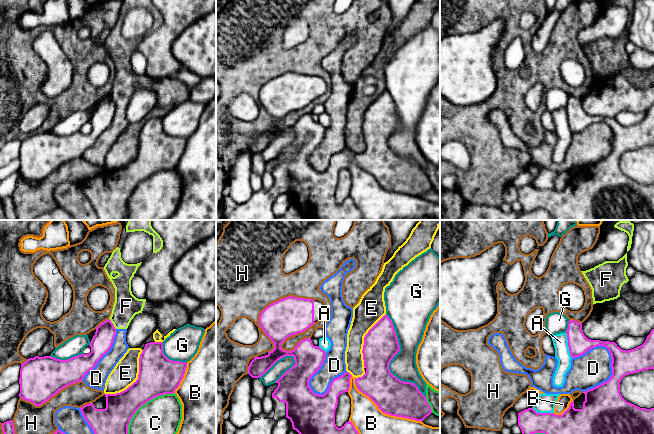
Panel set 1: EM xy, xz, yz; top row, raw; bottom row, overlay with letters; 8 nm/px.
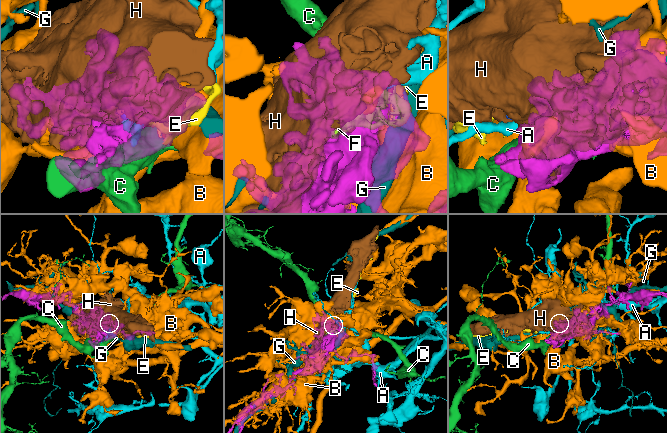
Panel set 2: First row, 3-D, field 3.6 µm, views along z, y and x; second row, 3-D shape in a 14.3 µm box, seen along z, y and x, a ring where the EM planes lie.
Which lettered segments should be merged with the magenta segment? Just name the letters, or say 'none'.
none

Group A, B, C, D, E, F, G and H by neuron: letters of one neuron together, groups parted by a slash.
A / B / C / D E F / G / H

